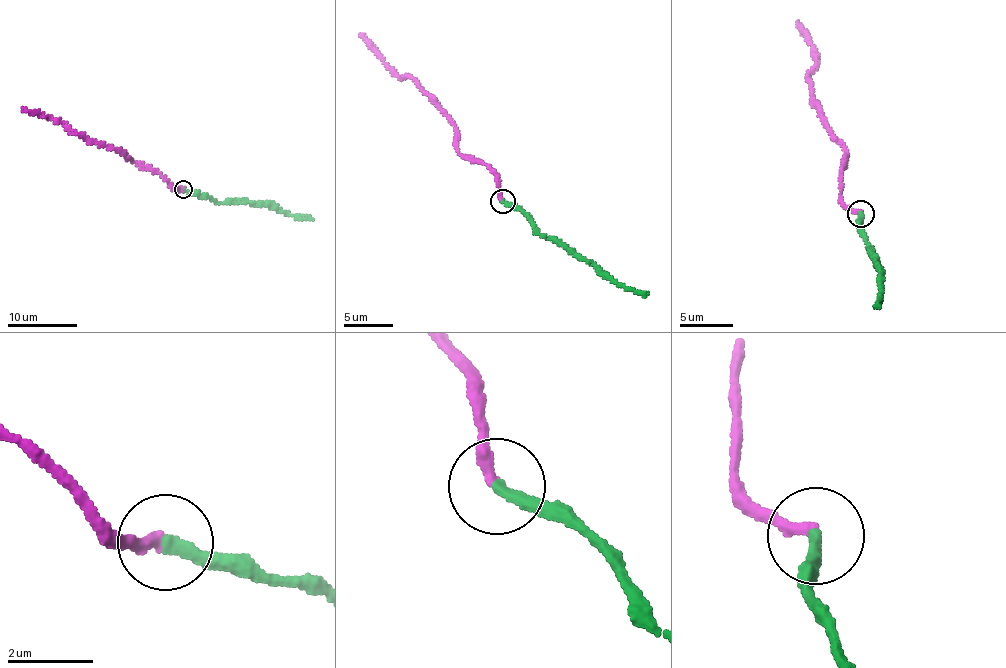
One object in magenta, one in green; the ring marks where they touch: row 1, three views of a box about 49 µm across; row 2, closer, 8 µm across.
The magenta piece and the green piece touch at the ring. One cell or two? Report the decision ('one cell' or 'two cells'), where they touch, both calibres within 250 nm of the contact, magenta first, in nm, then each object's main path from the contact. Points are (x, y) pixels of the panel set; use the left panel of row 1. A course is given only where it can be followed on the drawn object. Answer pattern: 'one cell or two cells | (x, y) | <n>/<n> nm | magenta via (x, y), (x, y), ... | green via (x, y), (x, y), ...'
one cell | (183, 189) | 280/300 nm | magenta via (183, 190), (169, 184), (156, 172), (135, 165), (118, 151), (23, 109) | green via (183, 190), (218, 202), (266, 203), (295, 216), (312, 218)

